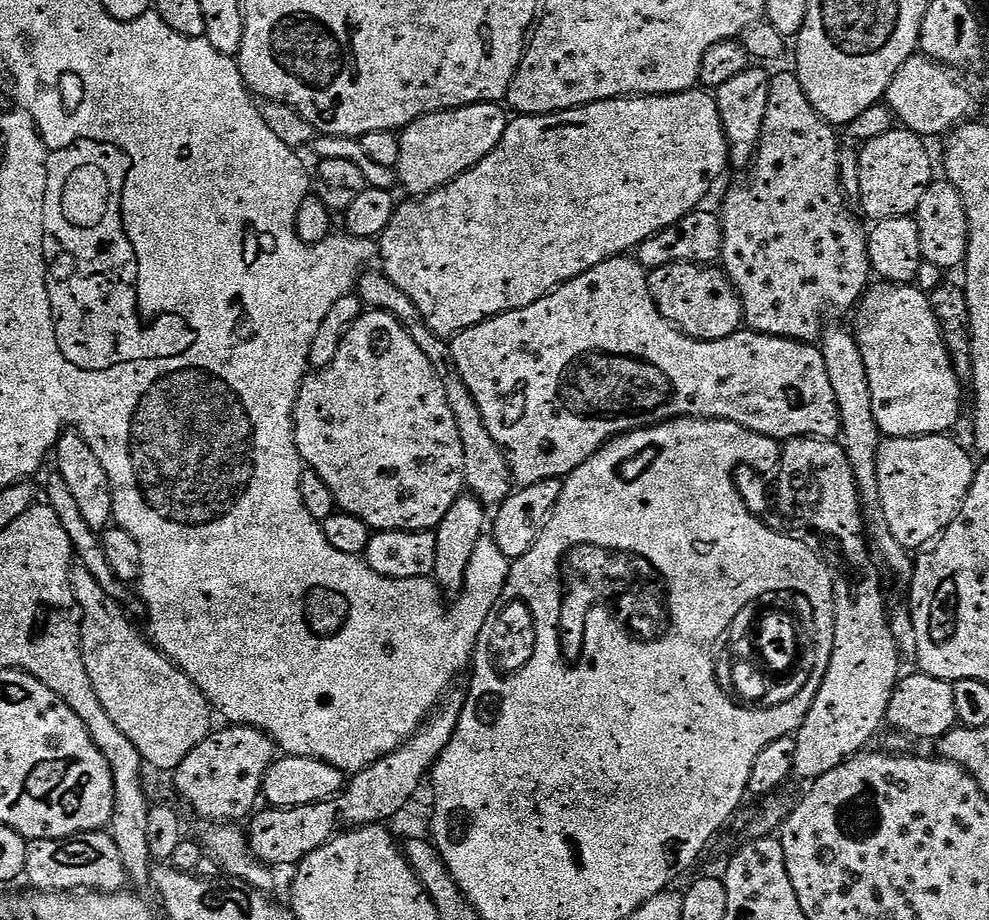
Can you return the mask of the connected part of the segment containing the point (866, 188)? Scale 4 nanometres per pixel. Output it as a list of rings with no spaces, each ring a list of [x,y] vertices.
[[[893,130],[863,145],[859,154],[861,196],[858,204],[860,208],[864,207],[869,221],[912,216],[918,202],[922,202],[922,194],[926,194],[934,179],[925,141],[907,130]]]

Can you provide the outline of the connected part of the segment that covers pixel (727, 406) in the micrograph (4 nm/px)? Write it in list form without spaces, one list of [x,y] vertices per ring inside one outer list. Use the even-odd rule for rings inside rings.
[[[627,255],[616,256],[613,260],[607,260],[586,270],[578,278],[560,285],[530,306],[522,306],[518,310],[510,310],[500,316],[483,320],[478,326],[451,337],[450,345],[454,362],[458,366],[458,374],[462,376],[467,389],[473,395],[490,437],[494,438],[494,442],[506,453],[512,479],[520,486],[568,476],[574,470],[578,470],[578,466],[582,466],[582,462],[589,460],[599,448],[603,448],[612,437],[622,436],[625,432],[633,432],[639,428],[652,428],[656,424],[665,424],[667,420],[681,418],[729,420],[734,422],[737,428],[757,432],[760,436],[769,436],[772,440],[781,442],[797,440],[800,436],[816,436],[820,440],[836,440],[840,436],[838,402],[835,401],[833,387],[830,386],[823,355],[815,343],[767,336],[751,330],[741,330],[730,338],[721,340],[695,340],[694,337],[680,331],[660,313],[650,294],[648,272]]]

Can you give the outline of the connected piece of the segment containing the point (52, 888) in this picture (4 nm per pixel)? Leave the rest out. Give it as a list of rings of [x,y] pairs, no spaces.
[[[107,831],[79,832],[67,840],[33,840],[26,850],[26,880],[40,892],[118,892],[125,887],[122,854]]]

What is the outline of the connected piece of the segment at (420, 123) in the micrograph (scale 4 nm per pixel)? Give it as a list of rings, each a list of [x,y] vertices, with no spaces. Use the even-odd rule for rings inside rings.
[[[481,102],[419,116],[399,133],[400,149],[395,167],[399,187],[404,187],[412,198],[429,196],[434,190],[453,184],[459,176],[466,174],[466,170],[478,166],[478,162],[482,162],[482,158],[486,158],[498,142],[502,142],[510,116],[500,107],[496,102]]]

